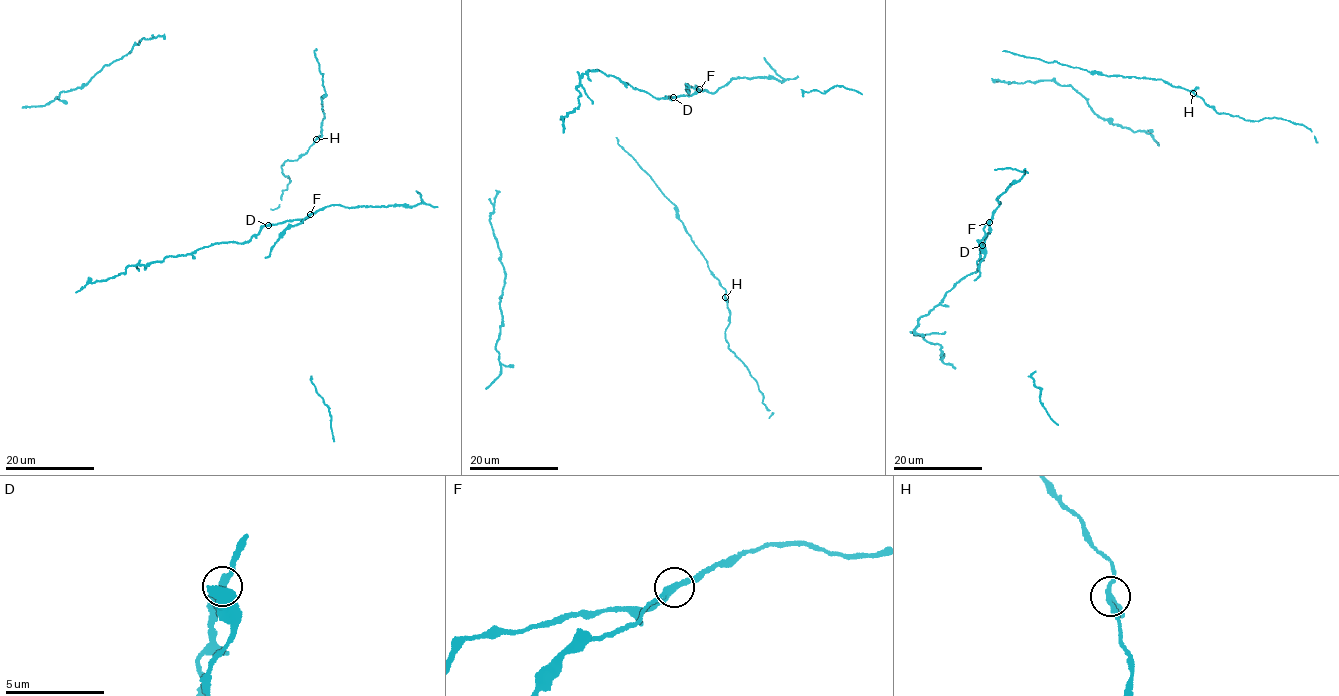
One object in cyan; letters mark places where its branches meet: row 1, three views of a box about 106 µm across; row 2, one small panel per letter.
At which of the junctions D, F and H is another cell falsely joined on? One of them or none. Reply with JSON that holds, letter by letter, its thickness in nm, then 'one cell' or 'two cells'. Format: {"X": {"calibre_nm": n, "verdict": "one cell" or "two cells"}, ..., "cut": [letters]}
{"D": {"calibre_nm": 280, "verdict": "one cell"}, "F": {"calibre_nm": 240, "verdict": "two cells"}, "H": {"calibre_nm": 240, "verdict": "one cell"}, "cut": ["F"]}

